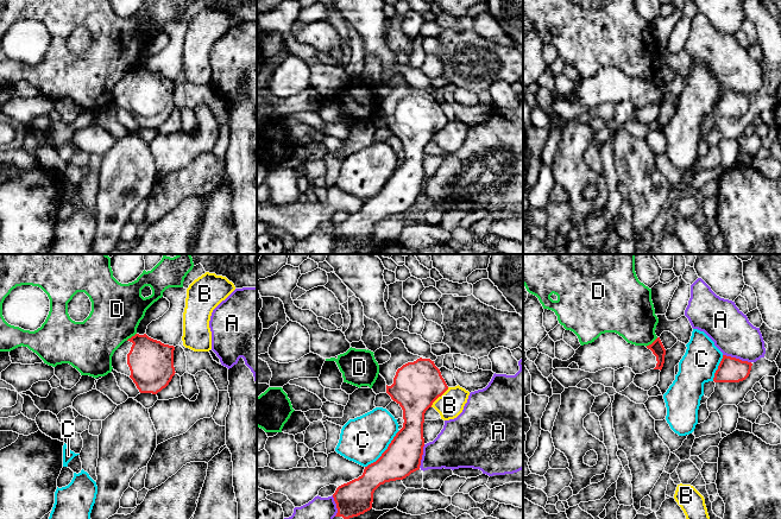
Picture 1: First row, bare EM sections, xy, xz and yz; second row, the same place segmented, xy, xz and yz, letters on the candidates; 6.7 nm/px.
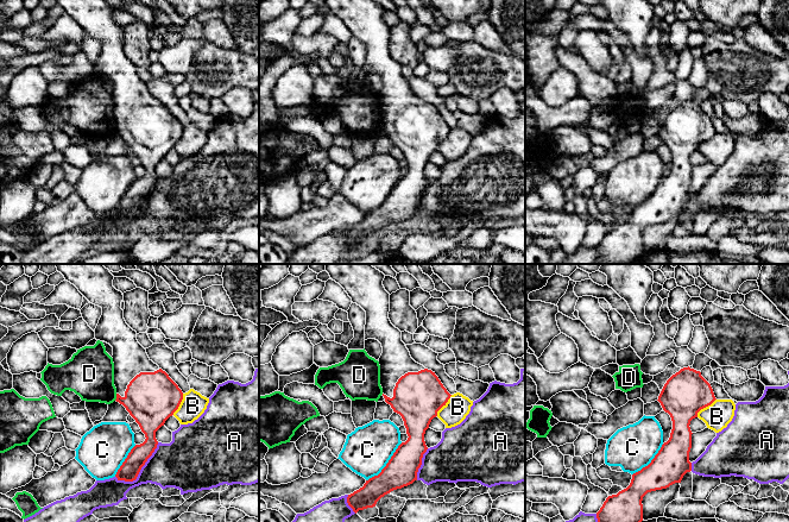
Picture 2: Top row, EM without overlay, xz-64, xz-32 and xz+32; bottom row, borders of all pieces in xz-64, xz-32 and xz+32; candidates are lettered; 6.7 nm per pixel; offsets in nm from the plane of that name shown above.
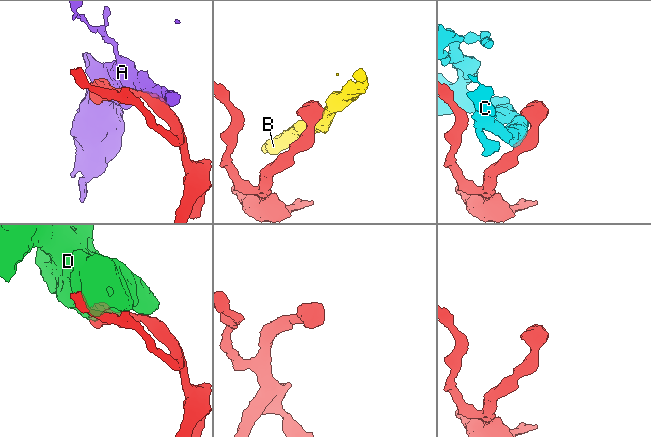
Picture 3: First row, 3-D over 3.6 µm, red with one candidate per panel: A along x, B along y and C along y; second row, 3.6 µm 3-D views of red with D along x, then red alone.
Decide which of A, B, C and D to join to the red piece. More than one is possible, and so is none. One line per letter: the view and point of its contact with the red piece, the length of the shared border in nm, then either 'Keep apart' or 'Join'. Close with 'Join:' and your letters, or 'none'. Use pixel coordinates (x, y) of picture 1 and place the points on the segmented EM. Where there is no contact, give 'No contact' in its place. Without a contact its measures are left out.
A: Touches red at yz (737, 359). Shared border 200 nm. Keep apart
B: Touches red at xz (439, 396). Shared border 180 nm. Keep apart
C: Touches red at xz (385, 450). Shared border 340 nm. Keep apart
D: Touches red at yz (653, 342). Shared border 110 nm. Keep apart
Join: none

